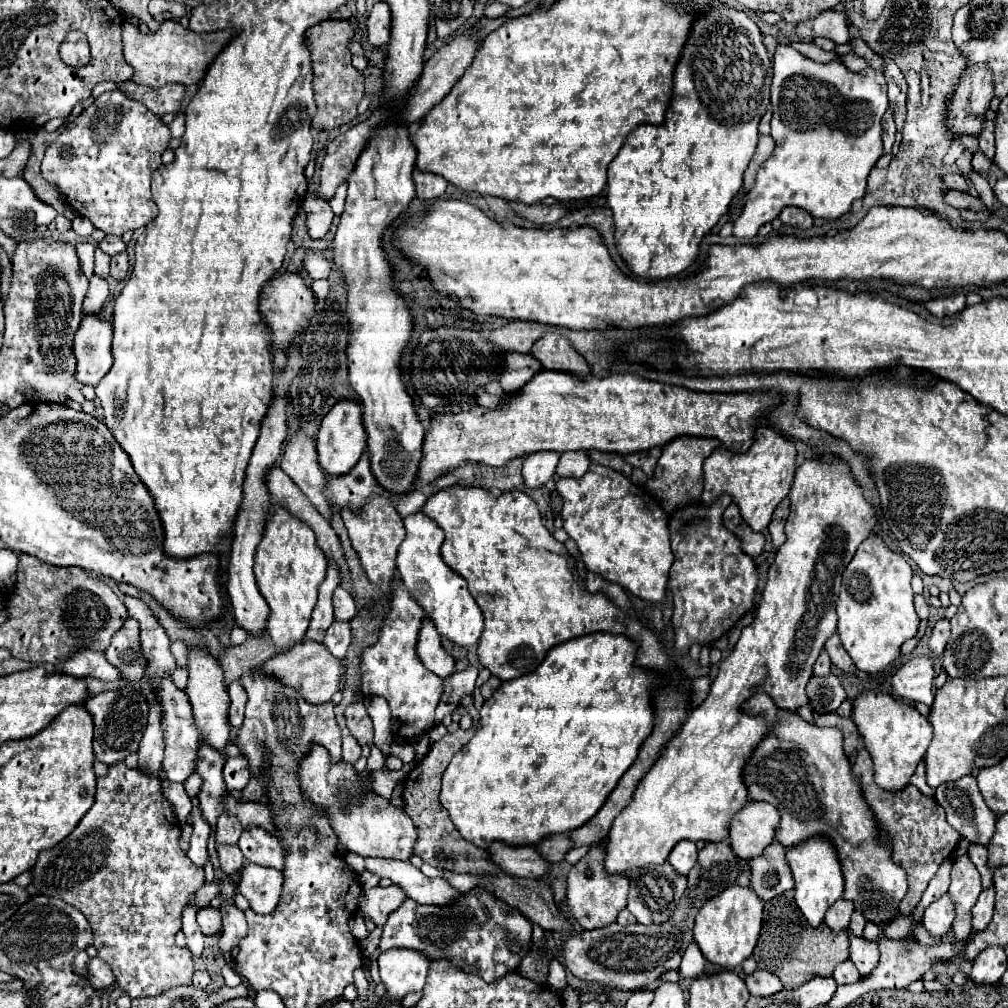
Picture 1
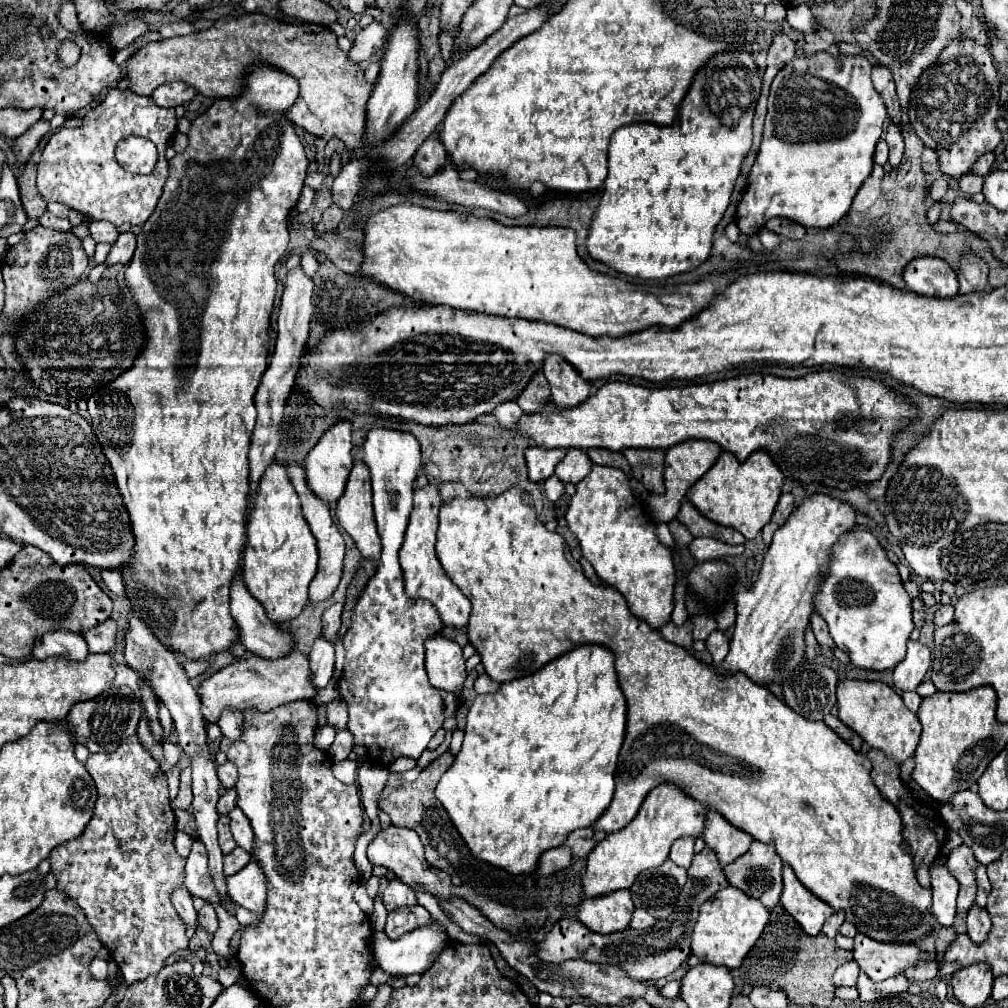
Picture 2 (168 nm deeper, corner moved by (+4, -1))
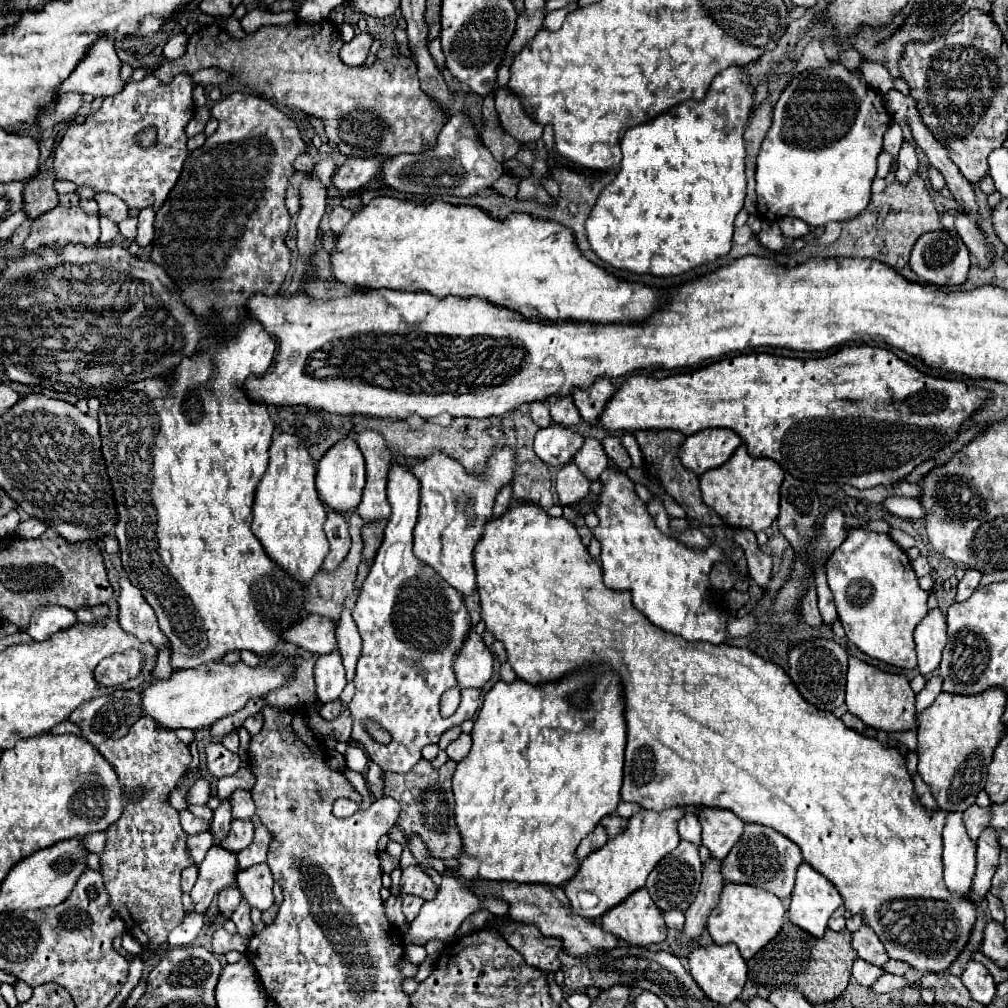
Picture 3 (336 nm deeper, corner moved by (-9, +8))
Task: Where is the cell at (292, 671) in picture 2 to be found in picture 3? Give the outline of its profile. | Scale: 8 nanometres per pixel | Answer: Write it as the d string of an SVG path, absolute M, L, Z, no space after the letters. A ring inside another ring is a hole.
M261 658L259 666L247 666L243 660L237 664L223 664L223 662L207 662L193 670L173 670L169 680L159 680L149 684L141 692L141 706L143 714L151 716L163 728L189 728L201 730L209 728L215 720L229 716L253 698L265 698L271 690L277 690L295 674L295 664L287 662L281 666L267 666L267 658Z

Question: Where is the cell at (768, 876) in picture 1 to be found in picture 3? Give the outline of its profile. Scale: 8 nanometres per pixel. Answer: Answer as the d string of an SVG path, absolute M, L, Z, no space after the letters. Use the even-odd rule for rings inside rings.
M747 824L741 840L733 846L731 854L723 860L721 872L727 878L727 882L759 886L767 892L773 892L779 900L785 900L793 892L795 872L801 862L803 862L801 850L789 838L783 838L779 832L767 826Z

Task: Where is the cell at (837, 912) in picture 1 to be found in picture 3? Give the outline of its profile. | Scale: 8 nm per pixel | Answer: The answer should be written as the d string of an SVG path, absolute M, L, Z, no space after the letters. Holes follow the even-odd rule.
M839 906L835 914L829 918L829 928L831 930L843 930L845 928L845 906Z

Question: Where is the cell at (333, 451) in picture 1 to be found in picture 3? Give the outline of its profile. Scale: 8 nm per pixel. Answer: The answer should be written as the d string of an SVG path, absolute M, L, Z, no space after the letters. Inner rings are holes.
M345 436L343 440L339 440L339 444L331 446L327 456L319 460L315 480L317 480L317 492L325 506L343 514L357 508L363 494L363 486L365 486L365 460L363 460L363 454L359 452L359 446L355 444L351 436Z

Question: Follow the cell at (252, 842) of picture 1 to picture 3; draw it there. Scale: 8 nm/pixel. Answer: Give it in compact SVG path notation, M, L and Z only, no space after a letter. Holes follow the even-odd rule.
M235 790L231 794L231 802L233 802L233 818L243 818L243 820L255 818L255 802L249 790Z

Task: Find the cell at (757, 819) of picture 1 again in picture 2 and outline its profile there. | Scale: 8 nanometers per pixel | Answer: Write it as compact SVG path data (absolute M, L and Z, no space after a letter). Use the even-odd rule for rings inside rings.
M714 809L706 813L704 831L700 837L704 839L706 847L716 853L720 865L728 865L734 859L738 859L742 853L746 853L752 841L750 835L726 823L726 819L722 819L720 813Z

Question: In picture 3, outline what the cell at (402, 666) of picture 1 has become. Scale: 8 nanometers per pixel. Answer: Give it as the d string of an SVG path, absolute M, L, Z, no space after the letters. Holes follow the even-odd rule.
M393 462L387 476L387 500L391 504L391 518L385 528L385 540L375 556L375 562L371 566L369 576L363 582L361 594L357 598L357 604L353 606L353 620L359 628L359 634L363 638L363 650L357 662L355 672L355 696L349 702L349 710L353 716L353 732L351 738L359 744L363 744L369 758L379 764L387 772L409 772L419 760L421 750L427 744L437 744L441 734L449 730L451 726L459 726L463 720L473 718L481 690L479 688L463 688L461 690L461 704L457 712L449 718L443 718L439 714L439 698L443 692L457 686L457 680L451 670L451 660L461 648L469 626L469 612L463 606L463 596L453 590L449 584L439 580L439 574L435 574L429 566L413 554L413 528L417 524L417 510L419 510L419 480L411 476L407 464ZM375 720L379 726L383 726L391 734L389 744L379 744L369 732L367 722Z

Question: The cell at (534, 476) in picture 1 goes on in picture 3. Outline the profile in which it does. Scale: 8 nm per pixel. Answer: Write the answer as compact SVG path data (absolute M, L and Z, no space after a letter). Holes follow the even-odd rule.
M563 426L541 428L535 436L535 454L547 466L563 466L571 462L581 446L583 446L583 436Z

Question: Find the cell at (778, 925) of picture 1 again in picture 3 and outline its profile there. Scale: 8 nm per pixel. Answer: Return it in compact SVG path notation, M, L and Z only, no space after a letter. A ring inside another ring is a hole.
M785 922L781 932L767 944L757 956L747 960L749 980L755 986L765 986L769 990L775 988L795 988L803 992L803 996L811 1004L829 1002L839 998L851 978L851 966L857 958L857 952L851 948L851 932L849 930L827 930L823 938L815 938L795 924Z

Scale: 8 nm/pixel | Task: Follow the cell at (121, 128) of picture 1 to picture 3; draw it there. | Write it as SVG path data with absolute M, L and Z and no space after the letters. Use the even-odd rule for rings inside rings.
M147 74L141 82L127 82L123 92L105 98L99 110L95 110L83 124L71 124L53 152L55 178L61 182L73 182L77 188L89 186L99 192L119 196L129 208L143 210L147 206L159 206L175 186L183 162L189 154L185 126L193 116L193 82L191 76L175 76L171 84L159 84L153 74ZM147 126L157 128L157 144L149 150L141 150L135 144L135 134Z

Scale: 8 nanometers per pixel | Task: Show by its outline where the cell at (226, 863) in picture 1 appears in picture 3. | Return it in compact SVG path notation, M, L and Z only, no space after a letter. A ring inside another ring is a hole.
M255 818L253 824L255 824L255 838L253 838L251 846L247 846L245 850L241 850L237 854L239 868L261 864L267 858L267 848L269 848L269 842L271 842L271 834L263 828L263 824L257 818Z

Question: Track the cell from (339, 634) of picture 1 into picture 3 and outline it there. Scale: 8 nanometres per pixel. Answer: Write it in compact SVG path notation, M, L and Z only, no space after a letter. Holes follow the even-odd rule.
M337 648L329 654L317 656L315 684L317 684L317 696L321 702L337 700L345 682L347 682L345 680L345 668L341 664L341 656L339 656Z

